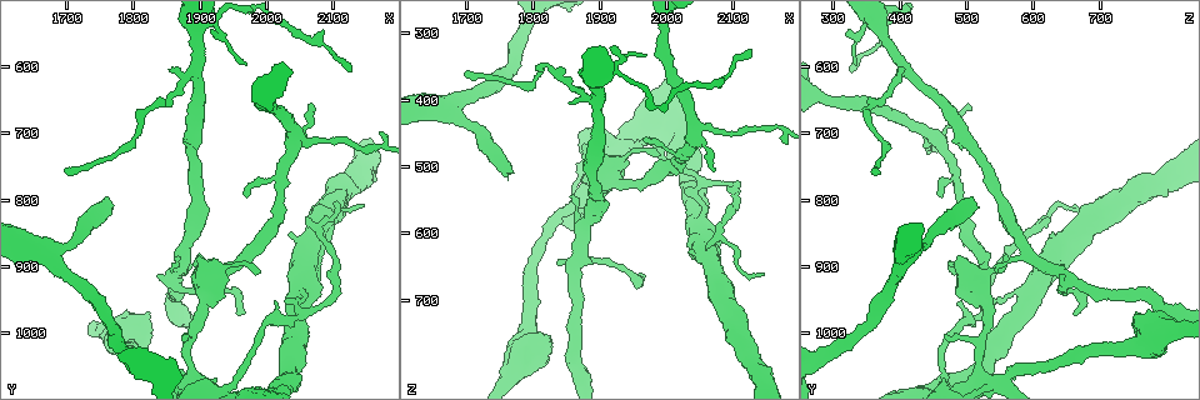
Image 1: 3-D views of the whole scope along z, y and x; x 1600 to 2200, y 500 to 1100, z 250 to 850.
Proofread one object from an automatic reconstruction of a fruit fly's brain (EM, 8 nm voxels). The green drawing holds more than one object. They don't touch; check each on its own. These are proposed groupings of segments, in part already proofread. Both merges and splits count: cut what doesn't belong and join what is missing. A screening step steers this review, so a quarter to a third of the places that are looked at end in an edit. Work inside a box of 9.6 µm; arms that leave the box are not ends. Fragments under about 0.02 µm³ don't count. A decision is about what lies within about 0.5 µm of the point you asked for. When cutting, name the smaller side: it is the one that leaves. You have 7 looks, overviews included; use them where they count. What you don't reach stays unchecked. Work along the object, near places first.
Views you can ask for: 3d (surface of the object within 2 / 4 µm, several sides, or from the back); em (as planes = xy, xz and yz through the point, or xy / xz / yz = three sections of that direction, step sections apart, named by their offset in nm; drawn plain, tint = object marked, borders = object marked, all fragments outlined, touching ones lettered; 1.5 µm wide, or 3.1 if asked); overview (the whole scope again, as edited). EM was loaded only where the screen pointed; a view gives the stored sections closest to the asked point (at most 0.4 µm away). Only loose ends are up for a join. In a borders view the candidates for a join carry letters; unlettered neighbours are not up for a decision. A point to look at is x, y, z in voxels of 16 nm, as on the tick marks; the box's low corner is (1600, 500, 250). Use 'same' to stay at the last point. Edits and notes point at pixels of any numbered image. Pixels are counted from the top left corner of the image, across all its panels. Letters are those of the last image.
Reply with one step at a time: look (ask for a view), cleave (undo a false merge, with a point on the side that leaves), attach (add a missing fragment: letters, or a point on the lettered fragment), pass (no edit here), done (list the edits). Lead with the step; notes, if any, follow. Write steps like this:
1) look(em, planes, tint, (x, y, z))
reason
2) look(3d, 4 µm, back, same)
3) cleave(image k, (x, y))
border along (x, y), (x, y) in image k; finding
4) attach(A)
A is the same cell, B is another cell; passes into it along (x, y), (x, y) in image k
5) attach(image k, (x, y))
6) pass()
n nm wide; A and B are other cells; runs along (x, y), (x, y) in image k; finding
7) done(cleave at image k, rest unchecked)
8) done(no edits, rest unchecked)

look(3d, 2 µm, (1855, 605, 405))
an open end

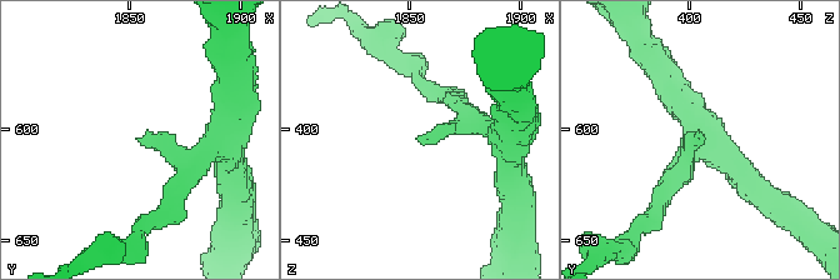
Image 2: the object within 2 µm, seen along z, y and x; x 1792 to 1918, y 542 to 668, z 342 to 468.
look(em, planes, borders, (1857, 606, 408))

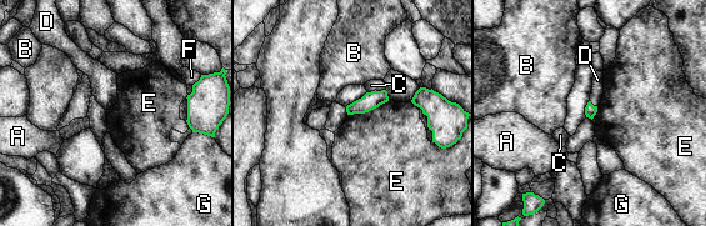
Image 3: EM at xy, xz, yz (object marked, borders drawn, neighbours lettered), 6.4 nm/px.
attach(D)
D is the same cell, A, B, C, E, F and G are other cells; passes into it along (590, 110), (592, 105), (597, 80) in image 3; it goes on there

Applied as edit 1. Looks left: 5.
look(overview)
redraw

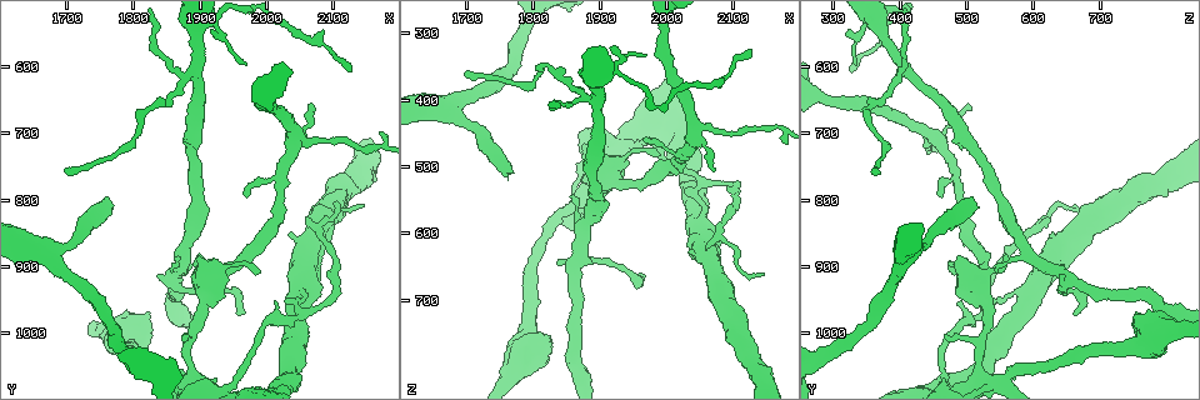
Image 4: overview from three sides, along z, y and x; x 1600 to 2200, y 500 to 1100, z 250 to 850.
look(em, planes, tint, (1760, 795, 510))

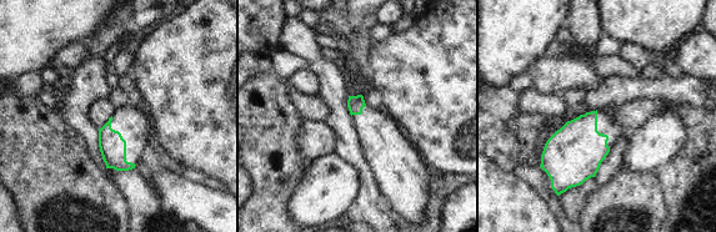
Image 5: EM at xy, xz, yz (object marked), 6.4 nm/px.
look(em, planes, borders, same)

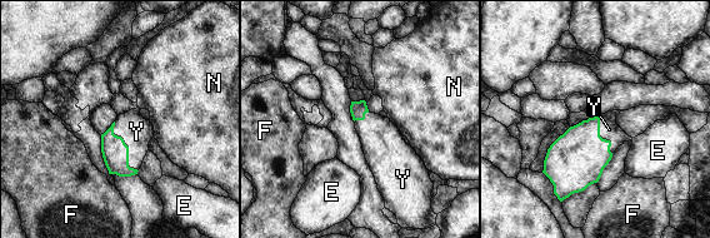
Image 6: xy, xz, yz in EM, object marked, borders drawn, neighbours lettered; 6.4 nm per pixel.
attach(Y)
Y is the same cell, E, F and N are other cells; it goes on there

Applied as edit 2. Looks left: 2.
look(em, xz, step 4, tint, (1960, 1070, 470))
calibre changes

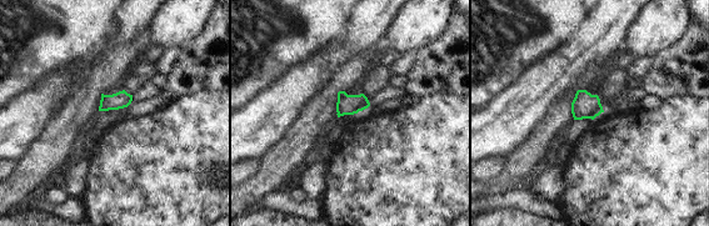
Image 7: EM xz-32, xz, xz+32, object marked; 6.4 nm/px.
look(em, planes, borders, same)
another direction

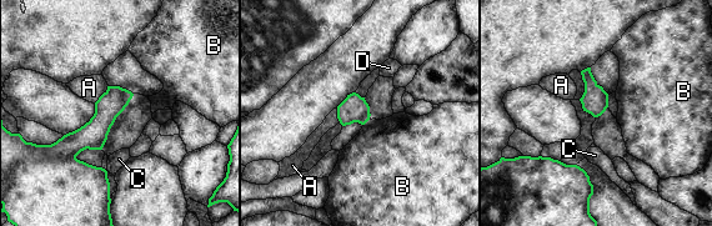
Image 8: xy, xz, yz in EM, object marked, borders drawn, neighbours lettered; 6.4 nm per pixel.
cleave(image 8, (91, 136))
A touches over 150 nm; A, B, C and D are other cells; the part that leaves runs along (129, 95), (81, 139), (56, 154) in image 8; a second neuron is stuck on

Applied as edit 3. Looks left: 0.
done(attach at image 3, attach at image 6, cleave at image 8, rest unchecked)

